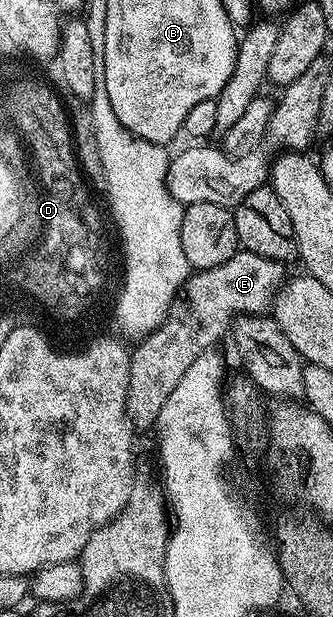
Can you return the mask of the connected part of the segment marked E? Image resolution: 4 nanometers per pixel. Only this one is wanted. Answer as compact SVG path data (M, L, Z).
M238 249L225 264L217 264L217 268L208 270L196 270L188 278L187 282L175 294L171 302L171 311L161 325L152 330L142 339L139 347L131 350L131 363L129 364L129 392L127 393L127 415L131 417L131 423L136 431L151 430L154 427L157 416L164 406L165 400L169 400L173 388L185 372L189 372L189 364L197 360L207 350L214 350L220 344L223 337L227 338L232 325L239 315L266 315L274 307L275 298L285 281L284 263L277 260L269 260L265 256L257 256L257 252L249 252Z

